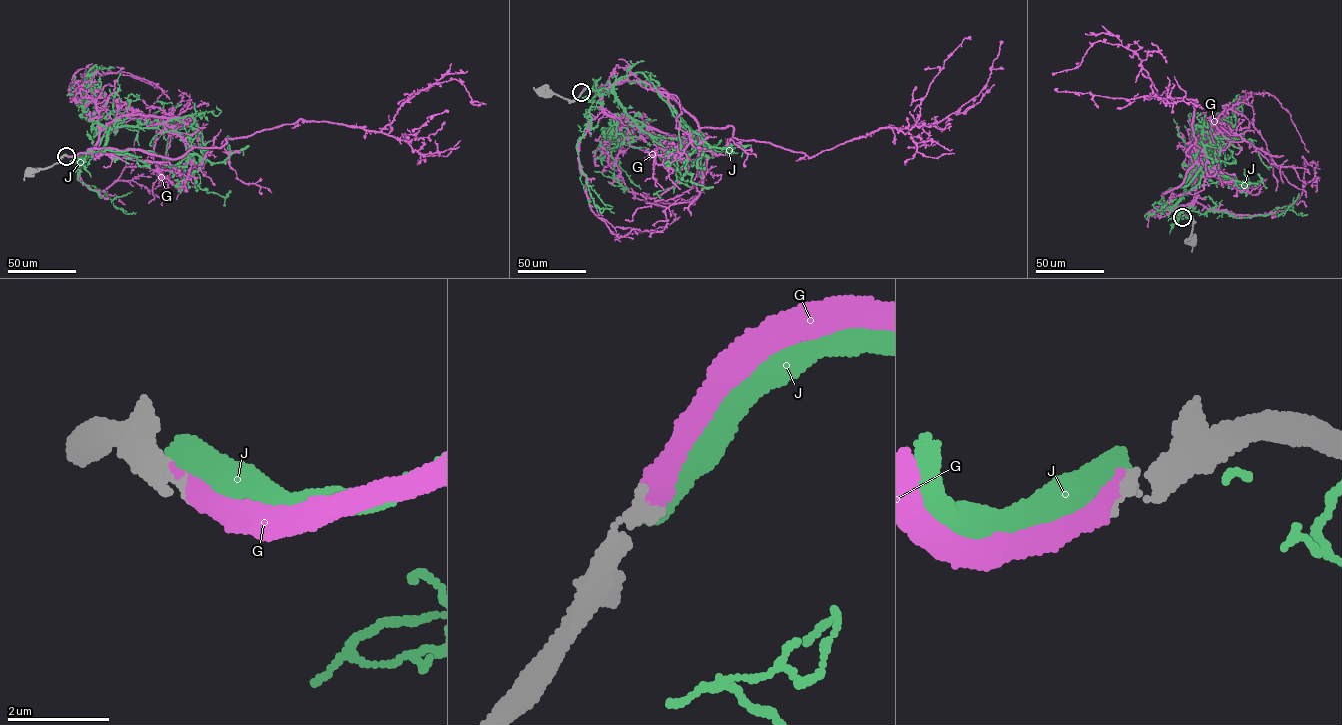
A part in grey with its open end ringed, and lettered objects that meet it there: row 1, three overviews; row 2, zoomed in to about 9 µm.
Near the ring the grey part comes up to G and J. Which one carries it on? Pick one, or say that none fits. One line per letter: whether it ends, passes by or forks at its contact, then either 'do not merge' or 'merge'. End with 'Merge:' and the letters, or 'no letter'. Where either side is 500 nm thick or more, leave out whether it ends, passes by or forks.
G: it ends; merge
J: do not merge
Merge: G

